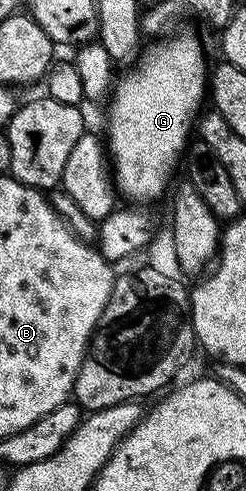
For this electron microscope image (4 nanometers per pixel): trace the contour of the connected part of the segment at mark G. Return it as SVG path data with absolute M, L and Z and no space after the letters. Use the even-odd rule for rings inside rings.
M182 32L148 43L151 45L124 71L128 72L114 81L106 101L105 148L113 169L113 187L131 202L155 200L172 187L171 175L184 159L209 92L209 63L203 57L203 44Z

